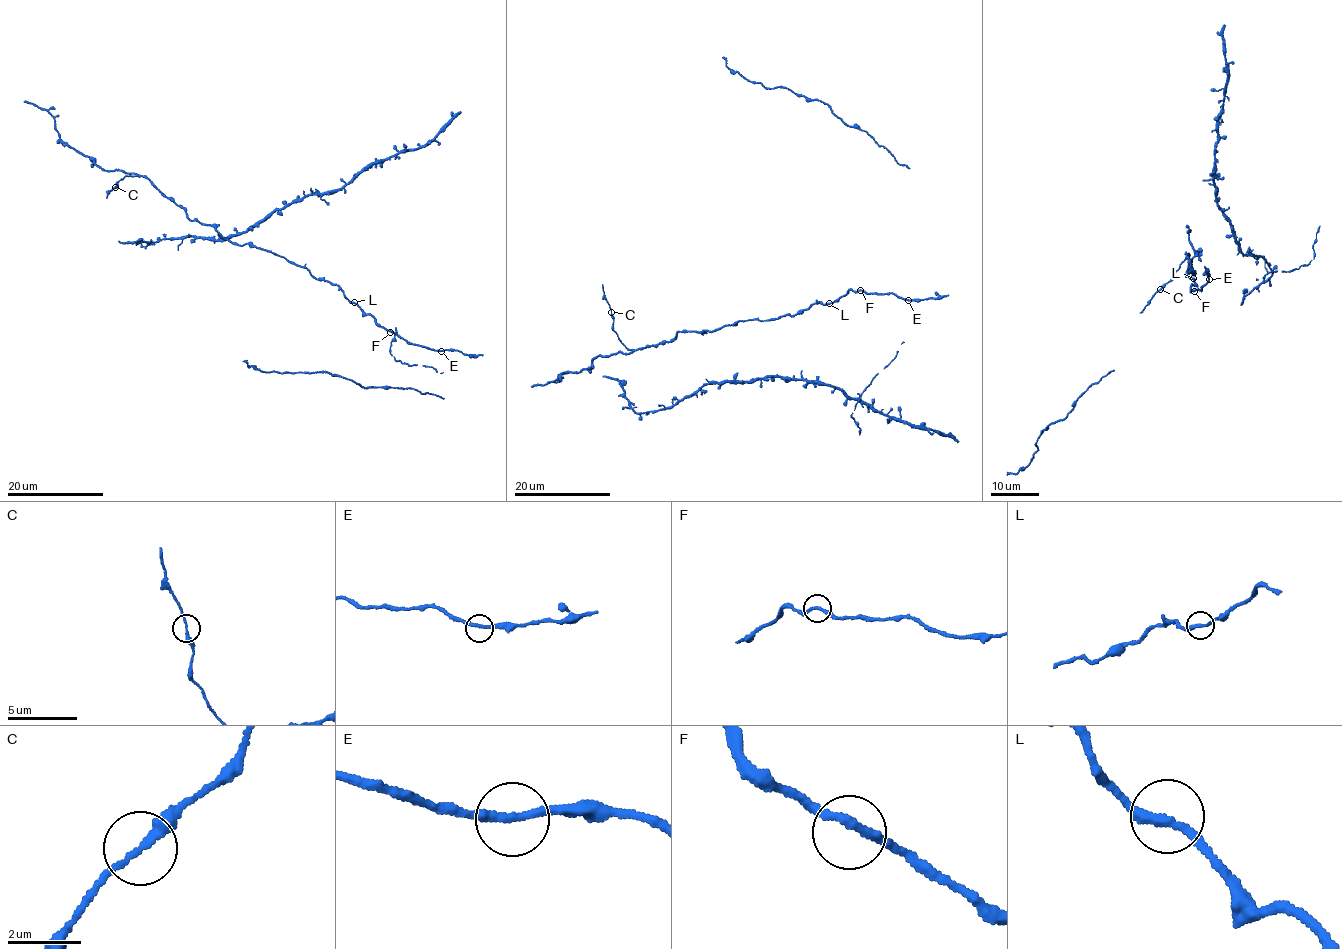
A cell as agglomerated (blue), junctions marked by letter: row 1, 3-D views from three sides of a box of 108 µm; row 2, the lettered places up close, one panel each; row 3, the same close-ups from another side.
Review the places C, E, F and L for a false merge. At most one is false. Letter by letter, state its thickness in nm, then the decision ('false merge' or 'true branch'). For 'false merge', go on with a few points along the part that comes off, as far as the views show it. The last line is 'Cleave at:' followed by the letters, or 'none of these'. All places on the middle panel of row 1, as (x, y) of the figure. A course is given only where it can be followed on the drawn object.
C: 220 nm thick; true branch
E: 240 nm thick; true branch
F: 220 nm thick; true branch
L: 240 nm thick; true branch
Cleave at: none of these

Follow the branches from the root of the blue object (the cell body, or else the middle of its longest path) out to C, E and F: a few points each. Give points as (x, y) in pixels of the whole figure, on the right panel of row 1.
C: (1195, 279), (1187, 273), (1194, 272), (1191, 267), (1188, 272), (1196, 273), (1188, 273), (1186, 253), (1159, 289)
E: (1195, 279), (1190, 291), (1201, 289), (1209, 279)
F: (1195, 279), (1190, 290), (1194, 291)

